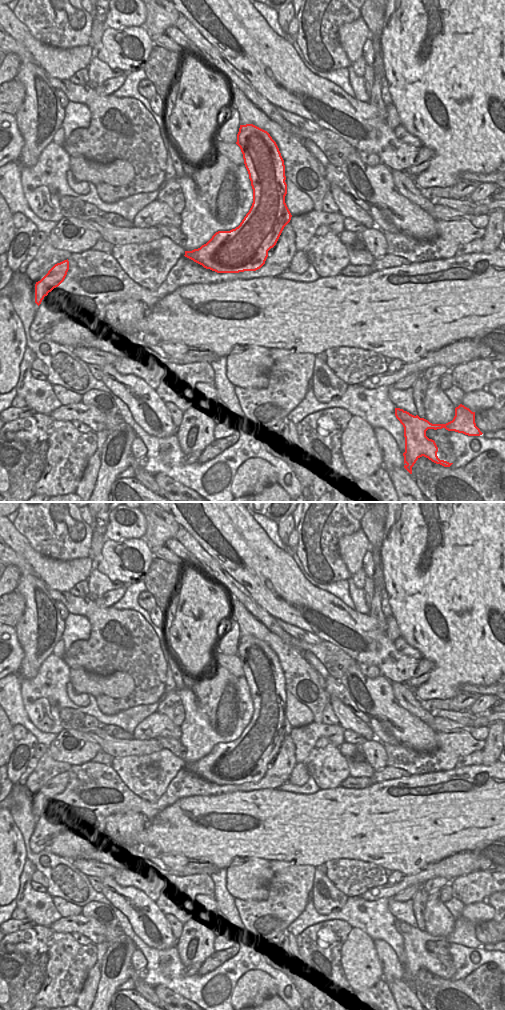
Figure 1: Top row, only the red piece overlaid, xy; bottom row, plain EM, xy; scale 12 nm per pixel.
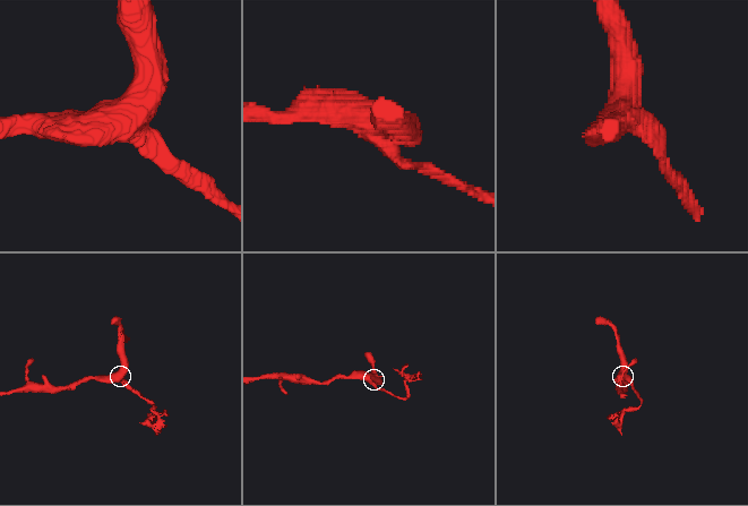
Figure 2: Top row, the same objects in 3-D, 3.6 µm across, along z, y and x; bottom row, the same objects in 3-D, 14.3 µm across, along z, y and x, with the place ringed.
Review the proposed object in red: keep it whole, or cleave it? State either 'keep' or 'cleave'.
cleave

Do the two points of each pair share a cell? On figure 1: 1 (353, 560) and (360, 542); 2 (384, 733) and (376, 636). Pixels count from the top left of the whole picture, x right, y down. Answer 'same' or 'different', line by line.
1: same
2: different

